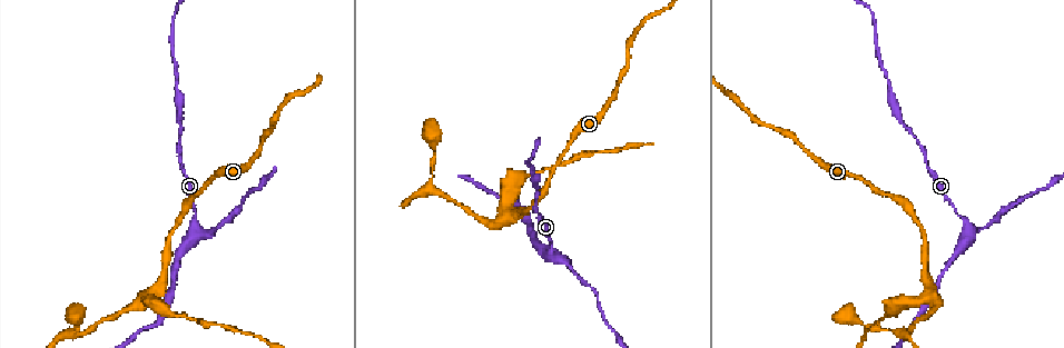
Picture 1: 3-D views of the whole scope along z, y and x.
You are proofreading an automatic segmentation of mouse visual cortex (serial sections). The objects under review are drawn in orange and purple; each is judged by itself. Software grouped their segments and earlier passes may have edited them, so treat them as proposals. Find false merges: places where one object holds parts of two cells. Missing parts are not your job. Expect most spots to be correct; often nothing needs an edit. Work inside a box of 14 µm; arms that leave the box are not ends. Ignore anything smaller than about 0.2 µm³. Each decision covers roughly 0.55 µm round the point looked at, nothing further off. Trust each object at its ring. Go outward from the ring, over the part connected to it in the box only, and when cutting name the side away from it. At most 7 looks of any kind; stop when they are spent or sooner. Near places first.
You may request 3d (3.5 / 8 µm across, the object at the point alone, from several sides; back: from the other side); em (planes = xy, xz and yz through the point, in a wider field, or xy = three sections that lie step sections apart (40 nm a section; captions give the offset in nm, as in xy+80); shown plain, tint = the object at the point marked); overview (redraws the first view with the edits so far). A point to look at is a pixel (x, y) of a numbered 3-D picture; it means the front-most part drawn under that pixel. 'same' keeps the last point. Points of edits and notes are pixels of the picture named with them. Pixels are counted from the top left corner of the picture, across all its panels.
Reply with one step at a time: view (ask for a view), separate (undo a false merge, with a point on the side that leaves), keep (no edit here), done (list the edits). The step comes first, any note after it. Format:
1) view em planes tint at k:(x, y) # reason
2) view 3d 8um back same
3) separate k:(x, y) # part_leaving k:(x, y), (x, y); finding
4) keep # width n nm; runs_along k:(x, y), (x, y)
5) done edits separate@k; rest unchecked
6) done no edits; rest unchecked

view 3d 3.5um at 1:(515, 216) # sharp bend

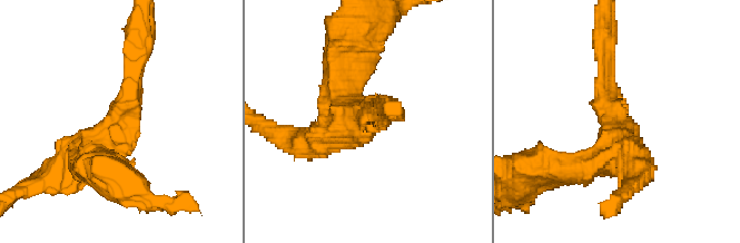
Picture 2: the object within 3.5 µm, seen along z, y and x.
keep # arm_widths 250, 400, 400 nm; runs_along 2:(131, 91), (111, 136), (39, 184); one cell here

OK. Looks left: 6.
view 3d 8um at 1:(173, 316) # thick turns thin

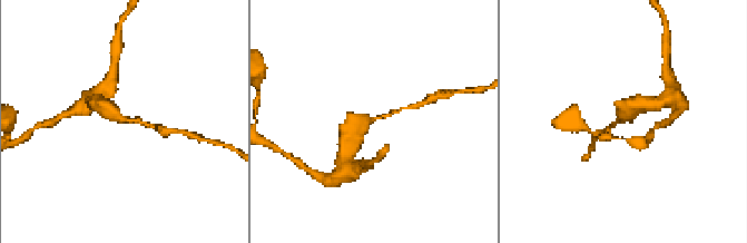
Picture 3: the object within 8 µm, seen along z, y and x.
view 3d 3.5um at 3:(622, 122) # closer look

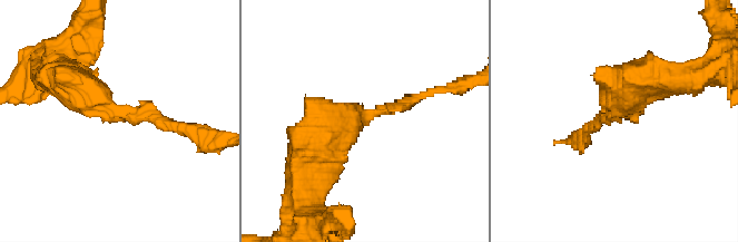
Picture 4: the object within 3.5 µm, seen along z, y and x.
view em xy step 2 tint at 4:(607, 114) # arm_widths 150, 500 nm; shape alone is not enough

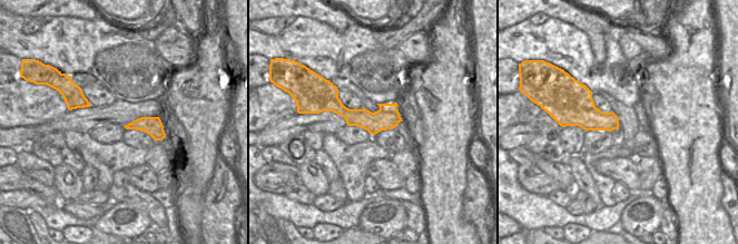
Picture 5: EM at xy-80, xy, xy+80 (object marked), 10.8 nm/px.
keep # runs_along 4:(316, 147), (344, 124), (440, 89); continuous, no second cell

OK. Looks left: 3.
view 3d 8um at 1:(903, 334) # arms part here

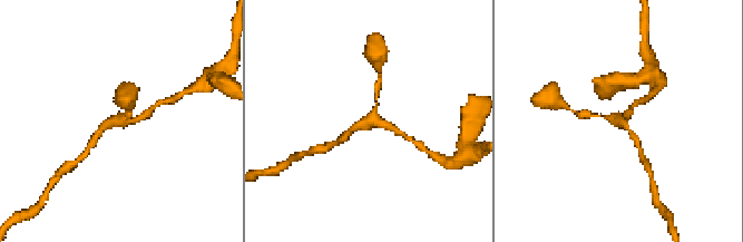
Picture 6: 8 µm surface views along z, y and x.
view 3d 3.5um at 6:(615, 118) # zoom in

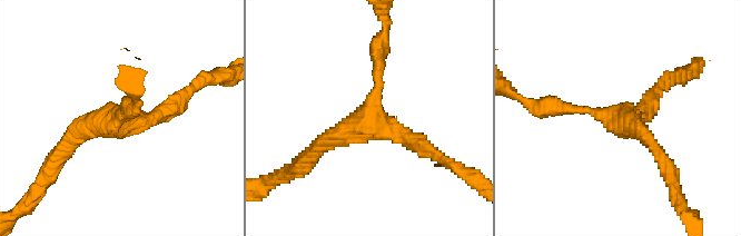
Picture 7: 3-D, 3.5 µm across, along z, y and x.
view em xy step 3 tint at 7:(123, 119) # arms 3; arm_widths 150, 200, 250 nm; shape alone is not enough

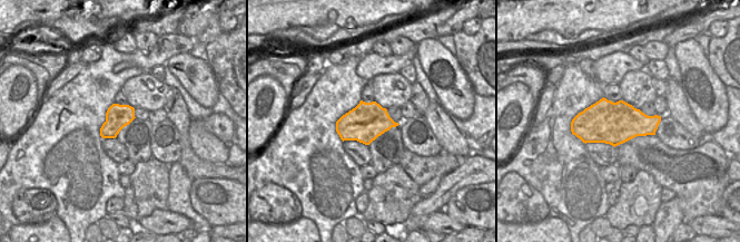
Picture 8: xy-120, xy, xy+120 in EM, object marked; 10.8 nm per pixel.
keep # width 400 nm; runs_along 7:(436, 154), (371, 119), (378, 51); one cell here

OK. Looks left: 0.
done no edits; rest unchecked

